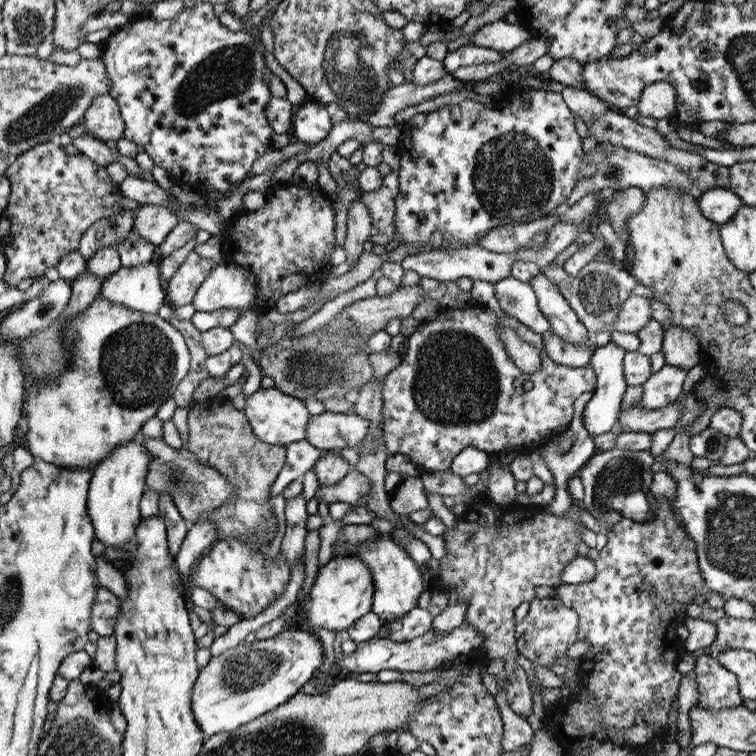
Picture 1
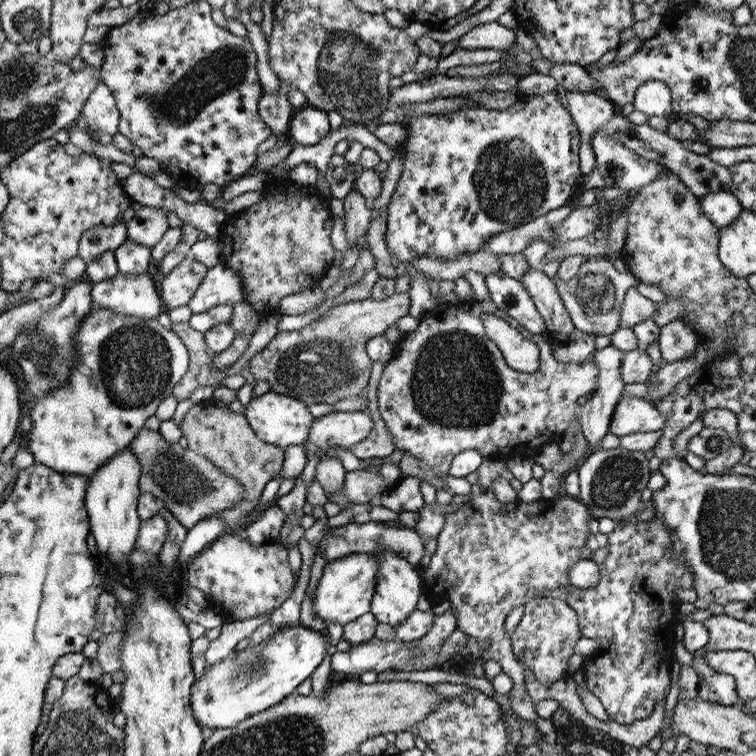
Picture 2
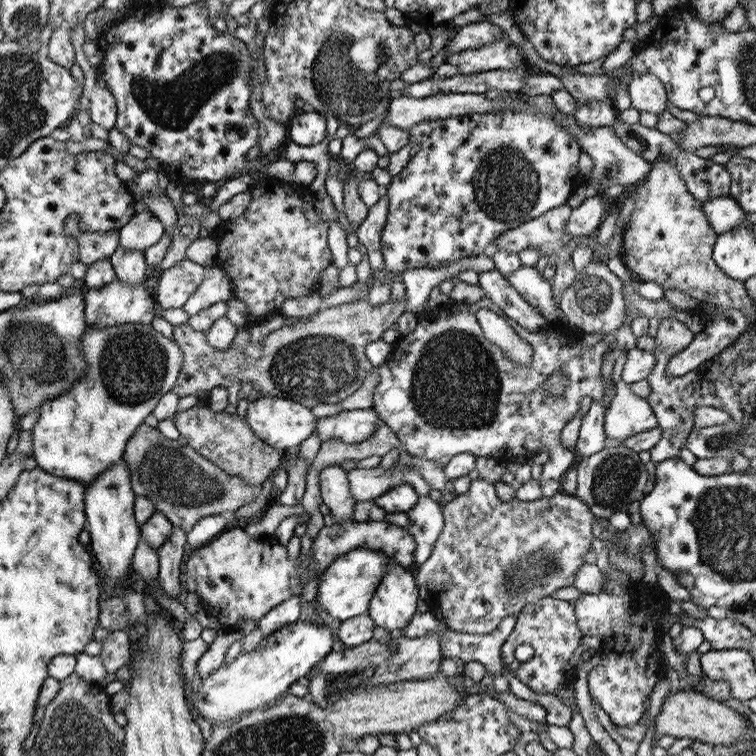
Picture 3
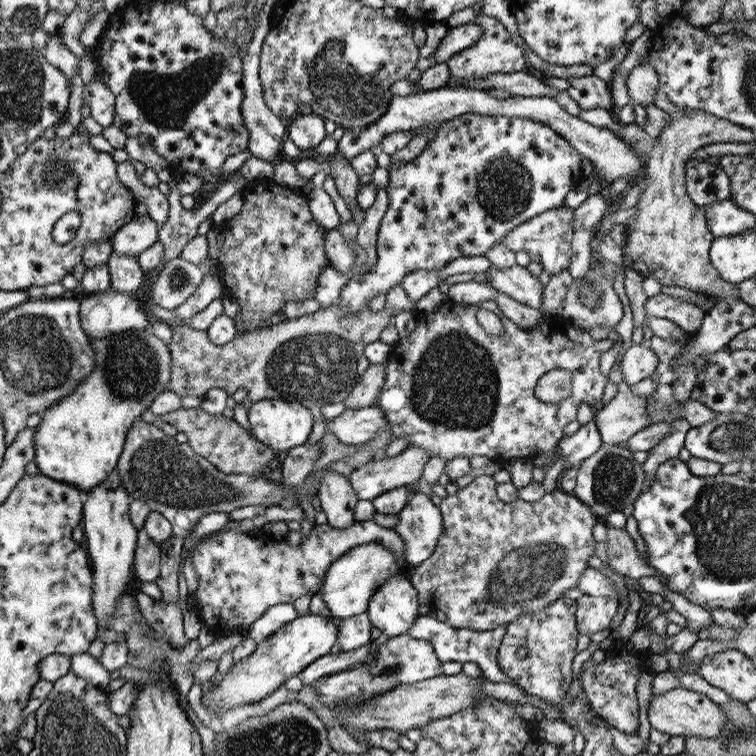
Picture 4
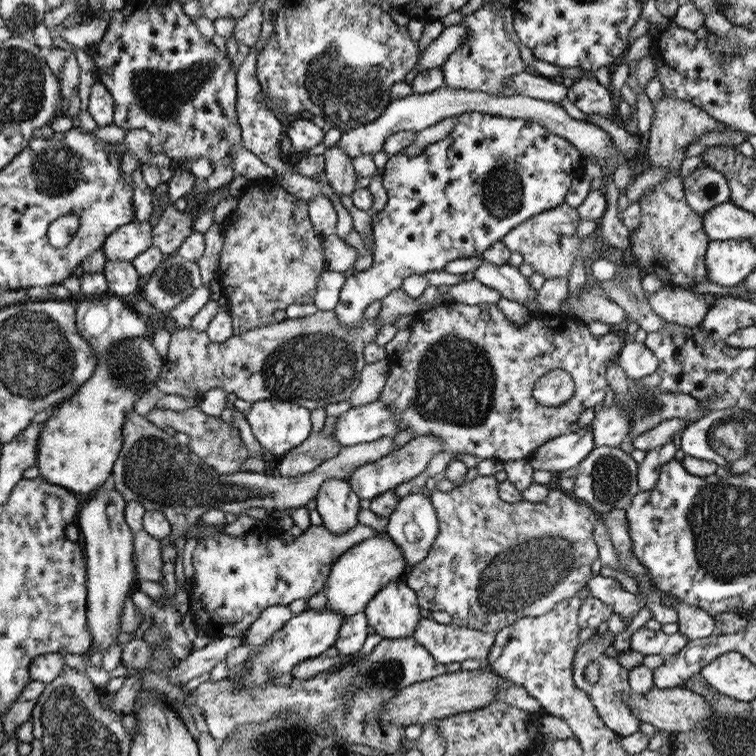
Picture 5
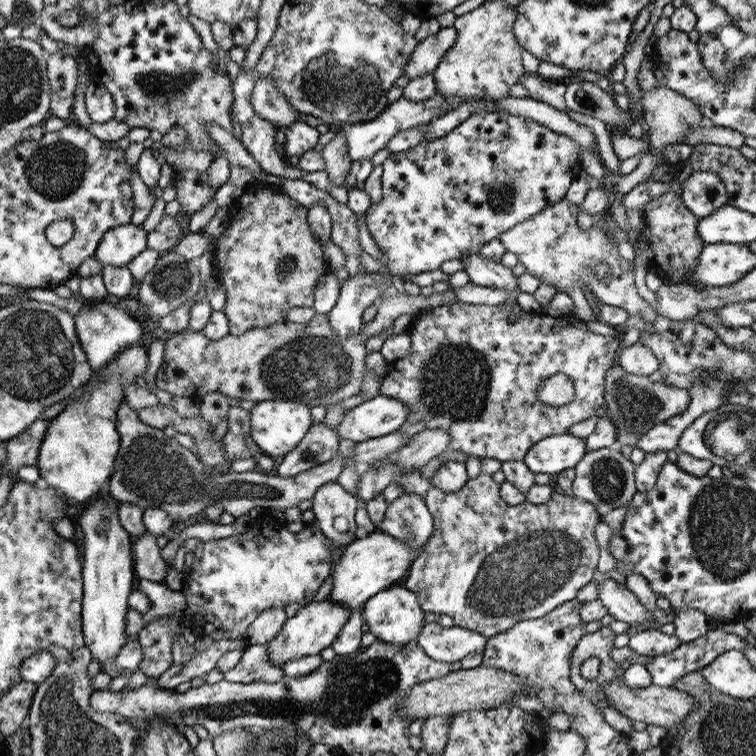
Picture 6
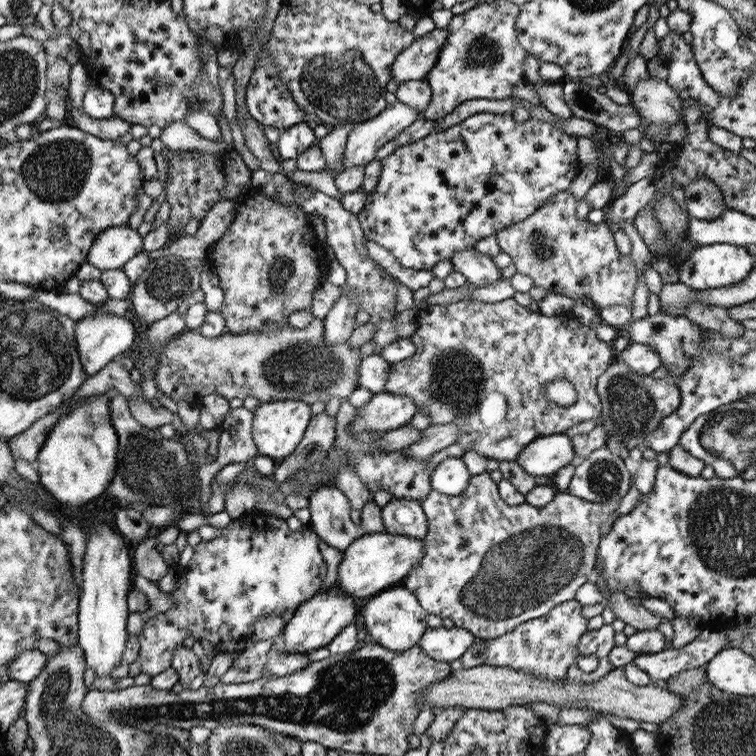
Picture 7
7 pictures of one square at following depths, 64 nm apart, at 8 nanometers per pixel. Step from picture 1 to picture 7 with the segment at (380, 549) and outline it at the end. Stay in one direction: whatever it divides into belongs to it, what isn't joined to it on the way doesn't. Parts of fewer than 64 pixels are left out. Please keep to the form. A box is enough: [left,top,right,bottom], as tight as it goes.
[359,586,429,654]

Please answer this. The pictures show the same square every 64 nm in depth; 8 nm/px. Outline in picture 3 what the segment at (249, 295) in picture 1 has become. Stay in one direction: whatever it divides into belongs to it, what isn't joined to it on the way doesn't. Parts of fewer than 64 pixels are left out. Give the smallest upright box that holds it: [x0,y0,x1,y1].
[181,266,235,318]

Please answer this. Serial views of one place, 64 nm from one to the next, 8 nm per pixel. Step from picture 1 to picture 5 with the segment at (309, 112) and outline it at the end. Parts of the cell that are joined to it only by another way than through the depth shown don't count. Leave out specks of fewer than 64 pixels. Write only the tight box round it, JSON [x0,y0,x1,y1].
[285,116,325,156]

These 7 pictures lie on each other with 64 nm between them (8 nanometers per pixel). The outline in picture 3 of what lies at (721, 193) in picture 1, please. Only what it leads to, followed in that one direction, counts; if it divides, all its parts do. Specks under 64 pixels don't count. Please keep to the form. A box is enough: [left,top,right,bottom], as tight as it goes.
[703,196,751,236]

